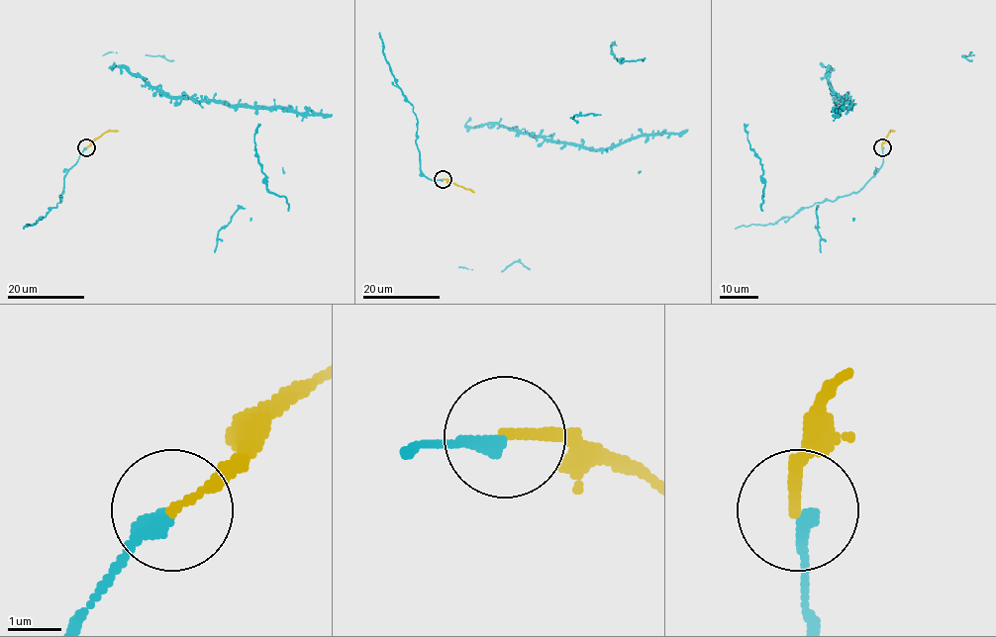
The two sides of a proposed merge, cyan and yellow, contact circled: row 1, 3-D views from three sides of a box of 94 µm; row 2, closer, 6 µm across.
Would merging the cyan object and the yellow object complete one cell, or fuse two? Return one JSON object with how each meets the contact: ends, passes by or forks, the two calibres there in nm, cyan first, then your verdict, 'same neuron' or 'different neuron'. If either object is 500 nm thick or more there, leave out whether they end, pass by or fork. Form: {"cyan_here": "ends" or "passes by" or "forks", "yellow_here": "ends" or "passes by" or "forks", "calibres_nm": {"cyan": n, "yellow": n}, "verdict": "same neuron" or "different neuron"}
{"cyan_here": "ends", "yellow_here": "ends", "calibres_nm": {"cyan": 300, "yellow": 180}, "verdict": "same neuron"}

